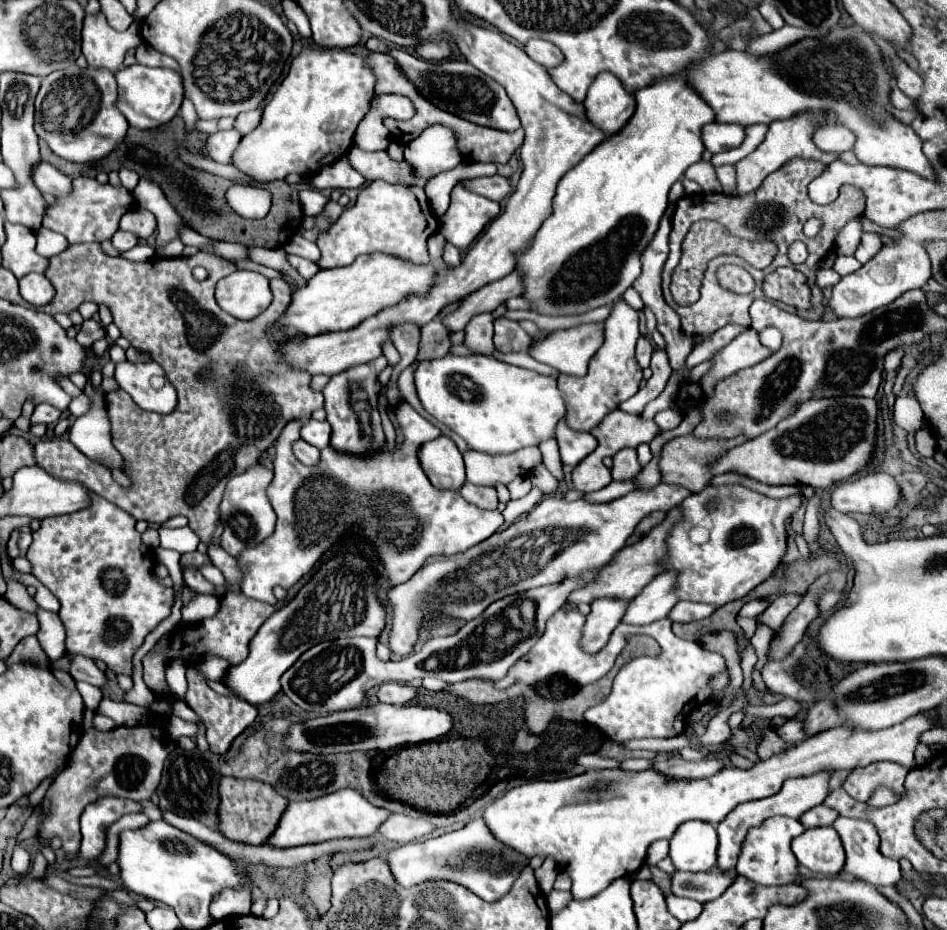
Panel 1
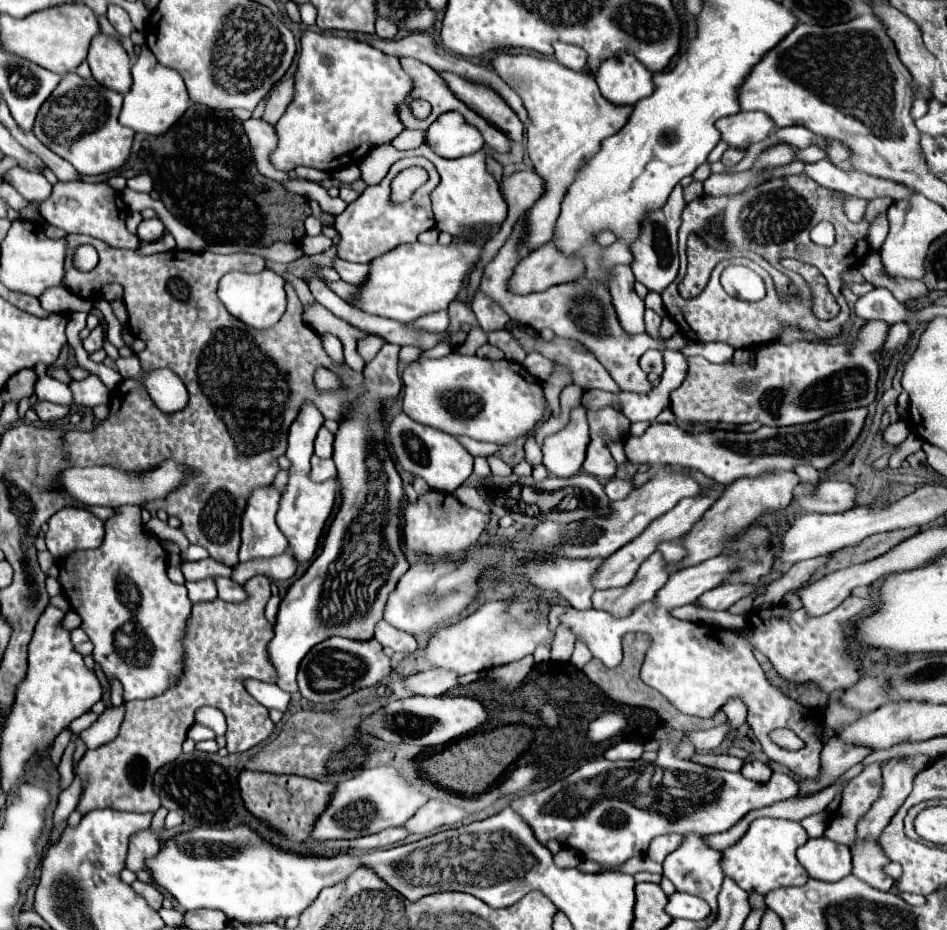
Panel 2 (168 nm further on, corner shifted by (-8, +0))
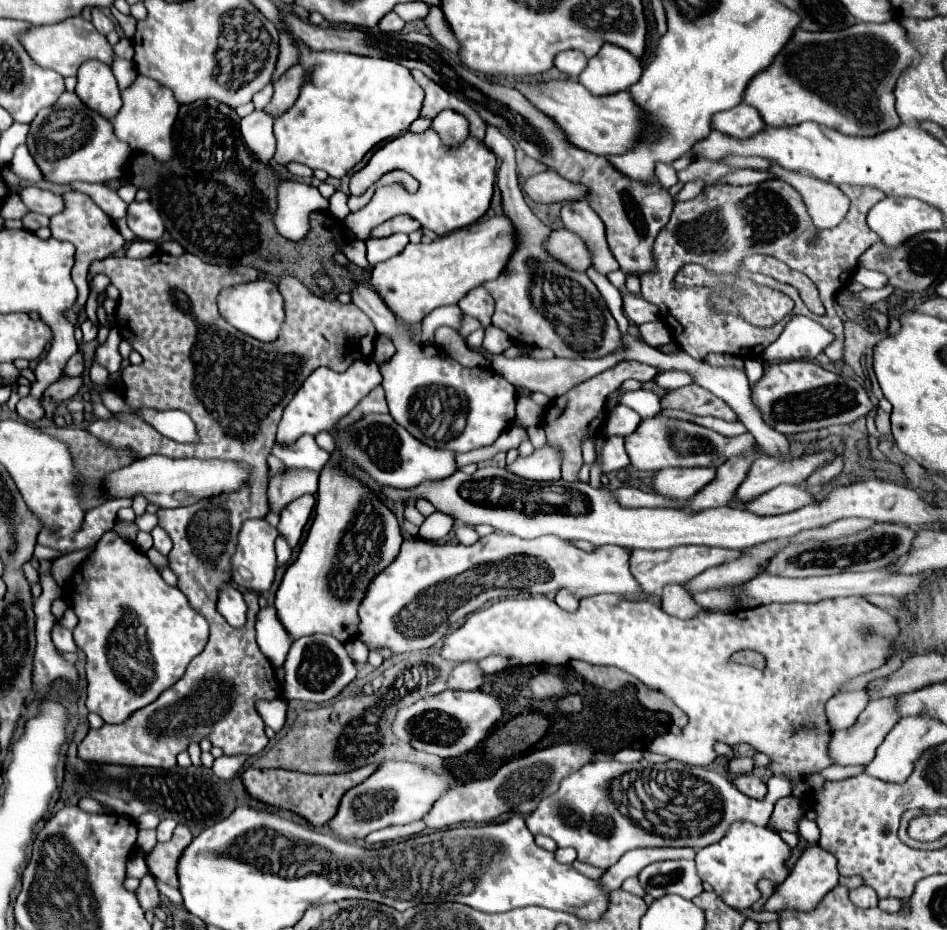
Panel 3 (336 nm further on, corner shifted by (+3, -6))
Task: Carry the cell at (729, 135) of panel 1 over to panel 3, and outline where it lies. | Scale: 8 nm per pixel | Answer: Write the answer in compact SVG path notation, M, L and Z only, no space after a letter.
M736 105L734 109L716 113L712 117L712 129L736 139L748 139L760 133L764 127L762 117L750 105Z

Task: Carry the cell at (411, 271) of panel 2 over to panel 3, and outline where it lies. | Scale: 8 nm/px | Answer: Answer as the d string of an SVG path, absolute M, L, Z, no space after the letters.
M504 215L482 219L432 243L408 243L402 253L376 265L372 287L404 325L420 323L430 311L458 303L470 289L496 279L512 255L514 229Z

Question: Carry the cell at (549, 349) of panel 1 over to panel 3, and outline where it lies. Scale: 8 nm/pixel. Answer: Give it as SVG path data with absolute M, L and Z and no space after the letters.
M494 325L486 329L486 337L484 337L484 349L488 349L494 355L500 355L504 349L510 347L510 337L504 335L502 329L496 329Z

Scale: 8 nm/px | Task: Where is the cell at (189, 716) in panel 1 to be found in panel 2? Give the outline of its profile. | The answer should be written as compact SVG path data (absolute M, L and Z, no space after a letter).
M201 707L195 715L197 723L203 723L207 727L211 727L215 731L215 735L225 735L227 731L227 723L225 723L225 717L219 709L213 709L213 707Z

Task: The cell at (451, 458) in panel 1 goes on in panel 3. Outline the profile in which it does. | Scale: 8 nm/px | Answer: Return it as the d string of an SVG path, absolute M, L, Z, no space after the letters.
M366 415L362 421L340 431L336 445L346 463L360 465L378 483L394 489L414 489L424 481L442 481L444 477L450 477L452 471L458 471L454 453L420 445L420 441L416 441L416 437L412 437L404 427L396 425L390 415Z

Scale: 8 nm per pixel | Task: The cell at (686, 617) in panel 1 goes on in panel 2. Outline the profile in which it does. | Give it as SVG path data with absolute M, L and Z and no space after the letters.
M771 569L771 573L767 573L763 579L759 579L757 583L727 583L721 587L715 587L707 593L703 593L699 597L699 605L705 609L727 609L731 607L735 601L749 597L749 595L763 595L767 585L773 583L775 579L779 579L783 575L783 571Z

